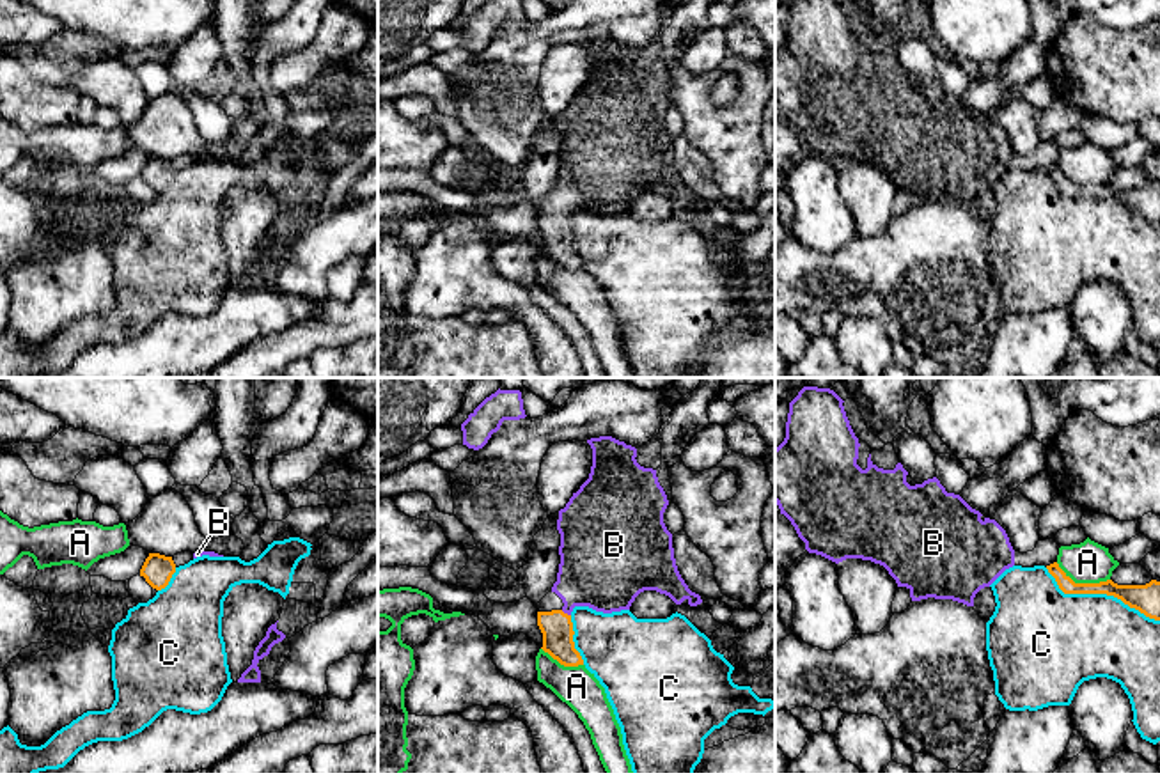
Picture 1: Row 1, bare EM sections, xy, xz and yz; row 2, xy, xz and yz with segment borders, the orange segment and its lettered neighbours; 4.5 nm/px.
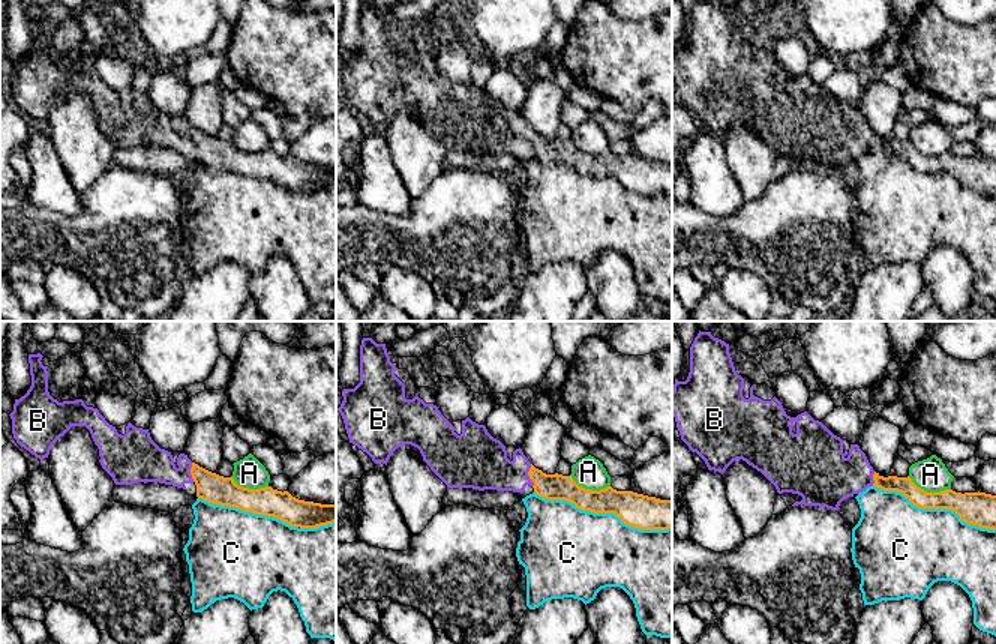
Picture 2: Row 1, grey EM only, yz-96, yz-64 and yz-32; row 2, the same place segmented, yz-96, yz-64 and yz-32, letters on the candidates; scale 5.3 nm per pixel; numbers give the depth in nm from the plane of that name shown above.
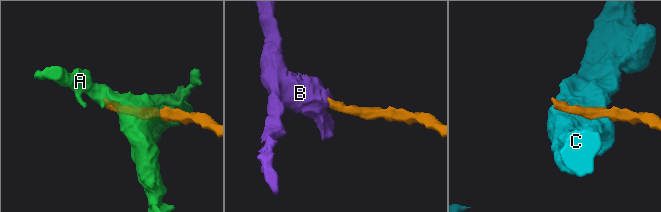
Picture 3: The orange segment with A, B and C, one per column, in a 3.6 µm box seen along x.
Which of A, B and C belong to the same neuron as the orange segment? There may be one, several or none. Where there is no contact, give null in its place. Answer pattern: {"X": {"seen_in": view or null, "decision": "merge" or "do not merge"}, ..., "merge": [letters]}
{"A": {"seen_in": "yz", "decision": "do not merge"}, "B": {"seen_in": "xz", "decision": "merge"}, "C": {"seen_in": "yz", "decision": "do not merge"}, "merge": ["B"]}

